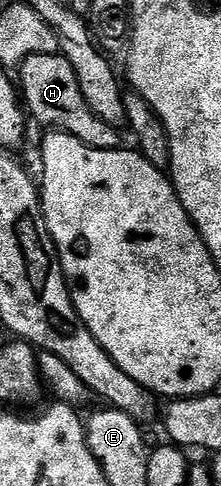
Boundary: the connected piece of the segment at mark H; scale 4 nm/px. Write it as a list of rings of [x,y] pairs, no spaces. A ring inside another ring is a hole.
[[[62,53],[29,55],[17,69],[17,85],[30,120],[38,121],[48,130],[73,135],[94,149],[120,148],[120,130],[106,125],[97,119],[97,115],[93,115],[93,111],[89,111],[81,95],[81,87],[77,87],[77,75],[73,67],[69,67],[69,59],[65,59]]]

